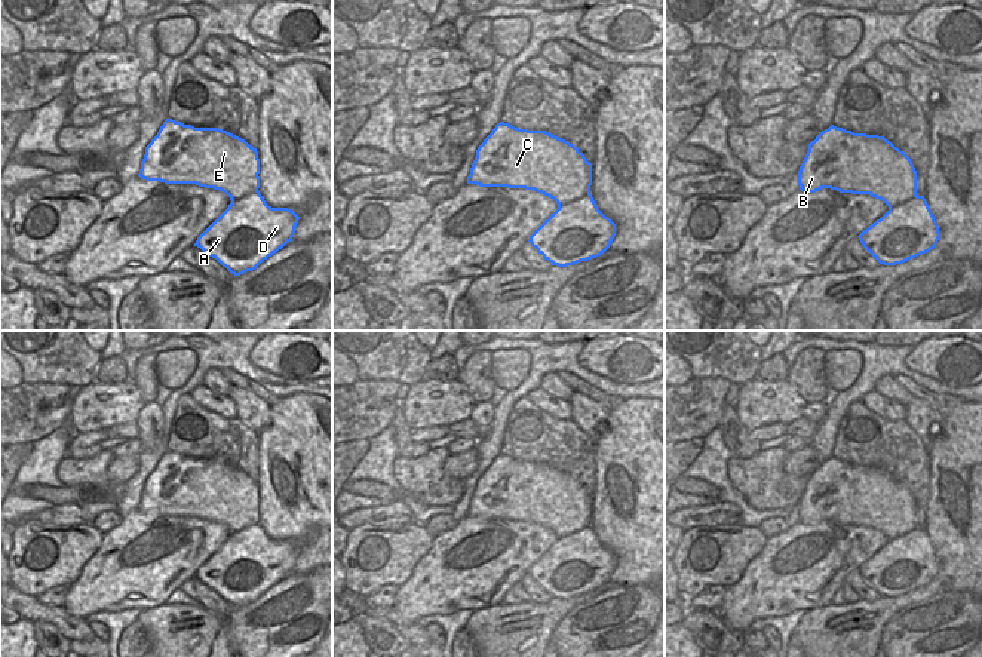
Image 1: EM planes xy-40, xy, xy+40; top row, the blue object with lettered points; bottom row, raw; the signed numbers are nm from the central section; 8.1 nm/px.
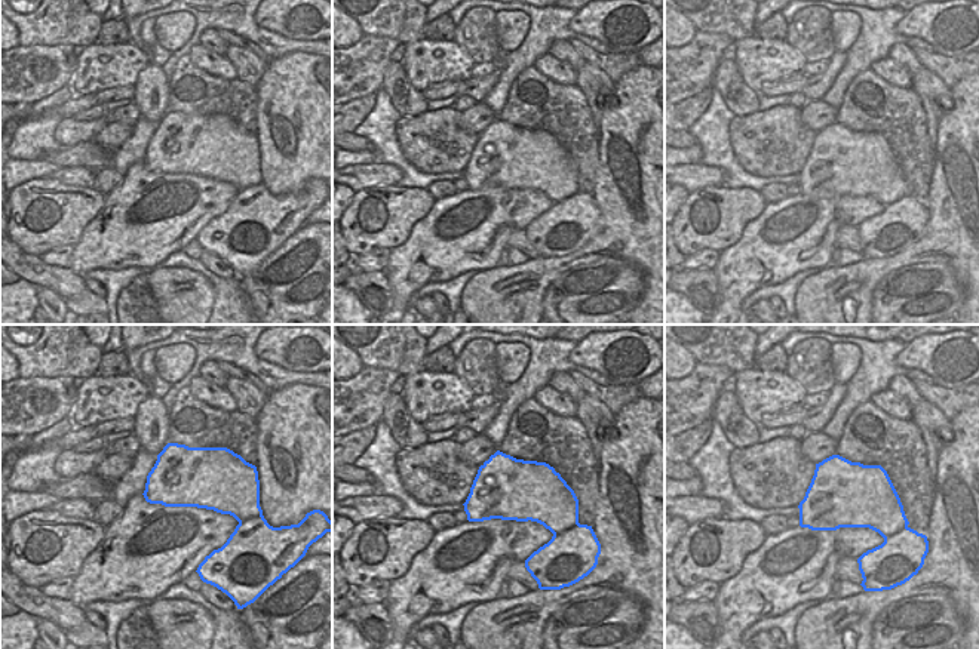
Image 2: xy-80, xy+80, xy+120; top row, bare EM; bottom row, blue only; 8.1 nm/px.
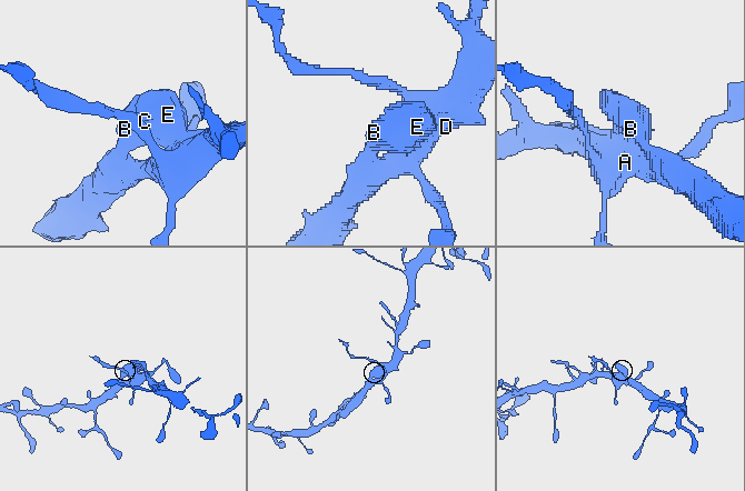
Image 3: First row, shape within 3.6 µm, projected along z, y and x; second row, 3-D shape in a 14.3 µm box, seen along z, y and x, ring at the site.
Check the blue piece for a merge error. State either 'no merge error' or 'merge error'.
no merge error

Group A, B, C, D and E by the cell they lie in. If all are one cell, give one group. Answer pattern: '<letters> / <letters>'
A B C D E

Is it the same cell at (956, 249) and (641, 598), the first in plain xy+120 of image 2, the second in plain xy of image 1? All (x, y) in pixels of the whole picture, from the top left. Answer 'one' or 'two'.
two

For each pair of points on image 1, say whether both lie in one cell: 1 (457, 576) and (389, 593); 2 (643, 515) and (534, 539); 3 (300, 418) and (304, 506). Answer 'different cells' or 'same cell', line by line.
1: different cells
2: different cells
3: same cell

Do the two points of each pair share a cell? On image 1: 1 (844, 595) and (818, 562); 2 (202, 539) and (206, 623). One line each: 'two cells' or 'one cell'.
1: two cells
2: two cells

